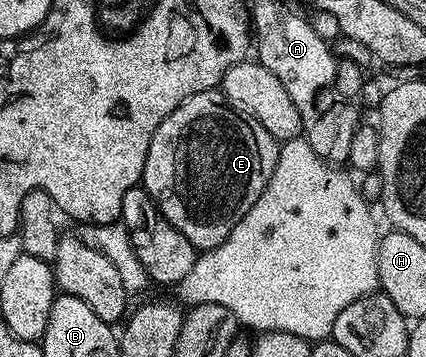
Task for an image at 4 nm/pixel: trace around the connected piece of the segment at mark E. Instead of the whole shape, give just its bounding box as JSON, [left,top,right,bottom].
[142,92,279,250]

